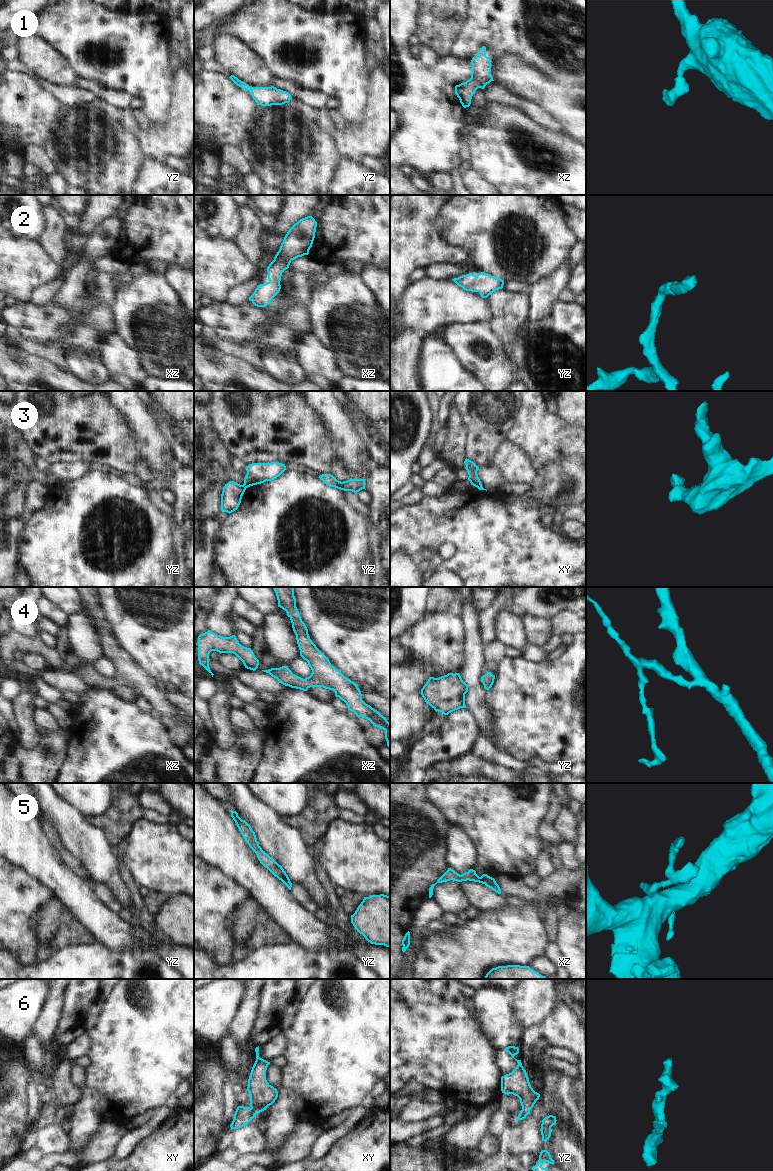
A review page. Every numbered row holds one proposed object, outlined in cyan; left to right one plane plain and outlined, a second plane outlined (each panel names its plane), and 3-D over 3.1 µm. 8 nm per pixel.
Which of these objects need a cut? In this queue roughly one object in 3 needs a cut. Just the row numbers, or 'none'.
3

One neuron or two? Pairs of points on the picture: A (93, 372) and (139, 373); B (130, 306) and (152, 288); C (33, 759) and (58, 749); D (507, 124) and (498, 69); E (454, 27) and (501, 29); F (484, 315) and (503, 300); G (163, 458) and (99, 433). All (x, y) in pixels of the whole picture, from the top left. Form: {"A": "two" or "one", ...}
{"A": "two", "B": "one", "C": "one", "D": "two", "E": "two", "F": "two", "G": "two"}

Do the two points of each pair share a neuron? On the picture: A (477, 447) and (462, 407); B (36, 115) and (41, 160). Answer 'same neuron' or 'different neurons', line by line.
A: different neurons
B: different neurons

